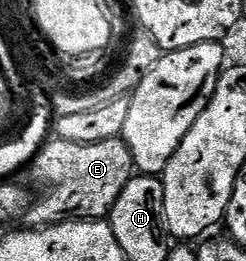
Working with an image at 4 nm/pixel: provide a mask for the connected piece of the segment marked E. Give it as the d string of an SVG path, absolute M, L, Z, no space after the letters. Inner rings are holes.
M121 138L81 144L47 139L29 165L28 173L42 187L42 197L31 203L24 220L34 228L63 224L66 220L106 220L116 198L136 175L134 159Z

